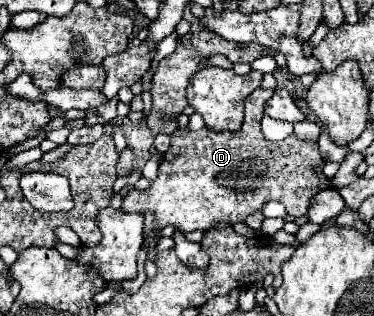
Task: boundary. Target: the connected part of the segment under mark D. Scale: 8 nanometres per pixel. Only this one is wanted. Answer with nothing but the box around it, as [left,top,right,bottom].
[123,88,331,230]

